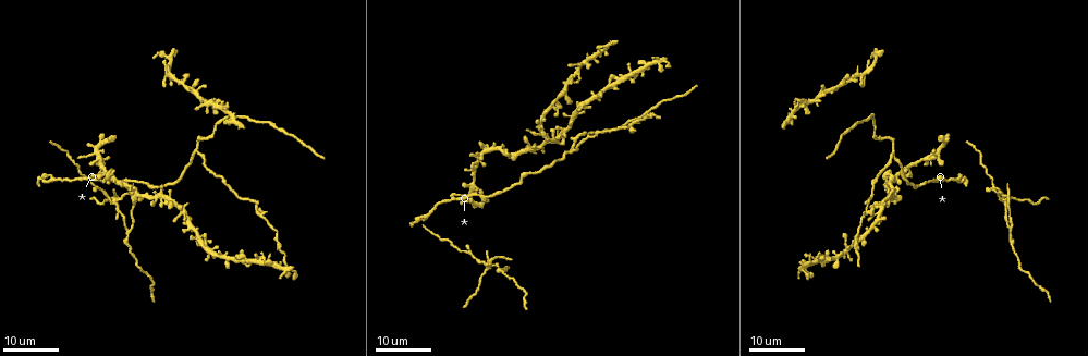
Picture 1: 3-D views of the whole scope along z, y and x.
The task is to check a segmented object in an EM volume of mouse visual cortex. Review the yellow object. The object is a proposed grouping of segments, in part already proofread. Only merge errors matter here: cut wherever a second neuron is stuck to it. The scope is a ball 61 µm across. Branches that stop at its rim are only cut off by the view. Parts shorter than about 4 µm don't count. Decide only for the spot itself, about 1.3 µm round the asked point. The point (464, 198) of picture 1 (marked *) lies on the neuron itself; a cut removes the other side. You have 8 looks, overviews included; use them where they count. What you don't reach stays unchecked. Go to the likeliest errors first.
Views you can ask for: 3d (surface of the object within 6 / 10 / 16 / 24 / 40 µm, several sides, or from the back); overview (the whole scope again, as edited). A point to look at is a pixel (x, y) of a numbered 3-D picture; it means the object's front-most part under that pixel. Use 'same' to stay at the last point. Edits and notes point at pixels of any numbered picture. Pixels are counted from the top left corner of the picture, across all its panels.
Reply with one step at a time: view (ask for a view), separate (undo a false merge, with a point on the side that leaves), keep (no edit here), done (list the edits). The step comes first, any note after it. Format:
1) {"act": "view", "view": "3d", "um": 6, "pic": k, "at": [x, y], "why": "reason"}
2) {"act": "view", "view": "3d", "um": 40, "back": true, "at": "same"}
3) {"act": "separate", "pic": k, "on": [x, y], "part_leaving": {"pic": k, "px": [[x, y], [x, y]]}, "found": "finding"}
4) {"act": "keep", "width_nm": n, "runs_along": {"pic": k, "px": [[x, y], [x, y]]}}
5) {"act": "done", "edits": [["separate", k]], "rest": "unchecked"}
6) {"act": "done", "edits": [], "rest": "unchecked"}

{"act": "view", "view": "3d", "um": 24, "pic": 1, "at": [114, 203], "why": "four or more arms meet"}

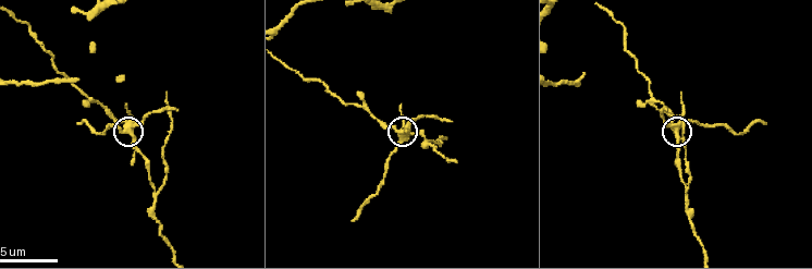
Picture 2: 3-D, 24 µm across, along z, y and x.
{"act": "view", "view": "3d", "um": 10, "pic": 2, "at": [131, 132]}

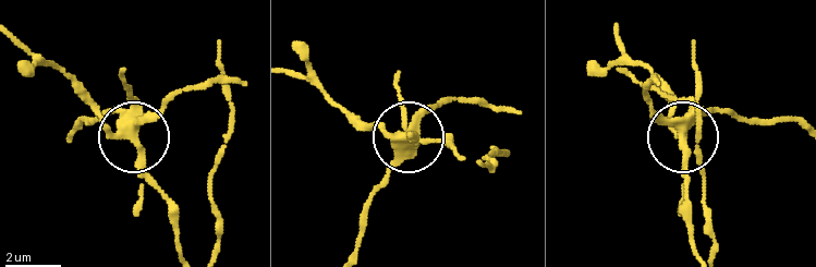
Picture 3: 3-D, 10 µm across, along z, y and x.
{"act": "separate", "pic": 3, "on": [151, 117], "arms": 4, "part_leaving": {"pic": 3, "px": [[686, 130], [713, 116], [796, 122]]}, "found": "two neurons meet here"}

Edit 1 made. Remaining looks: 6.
{"act": "view", "view": "3d", "um": 16, "pic": 2, "at": [685, 188], "why": "a fork"}

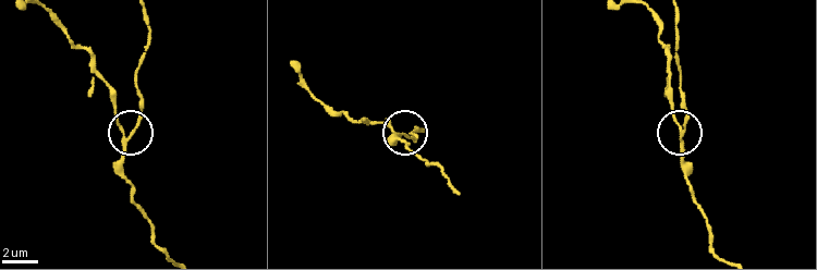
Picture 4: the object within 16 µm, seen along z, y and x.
{"act": "separate", "pic": 4, "on": [142, 110], "side_arm_um": 9, "part_leaving": {"pic": 4, "px": [[129, 134], [138, 118], [138, 69], [147, 38], [147, 16]]}, "found": "two neurons meet here"}

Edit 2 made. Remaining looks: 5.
{"act": "view", "view": "3d", "um": 16, "pic": 1, "at": [570, 152], "why": "arms part here"}

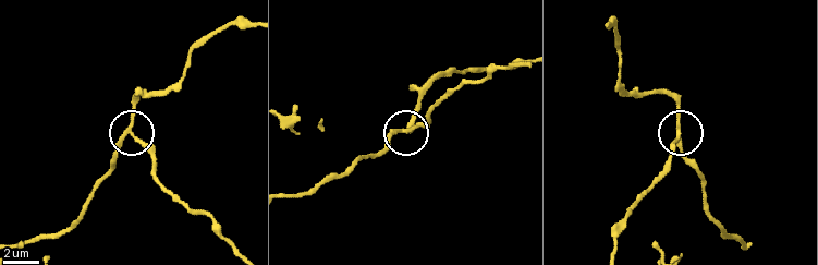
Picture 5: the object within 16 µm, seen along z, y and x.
{"act": "view", "view": "3d", "um": 6, "pic": 5, "at": [132, 132], "why": "zoom in"}

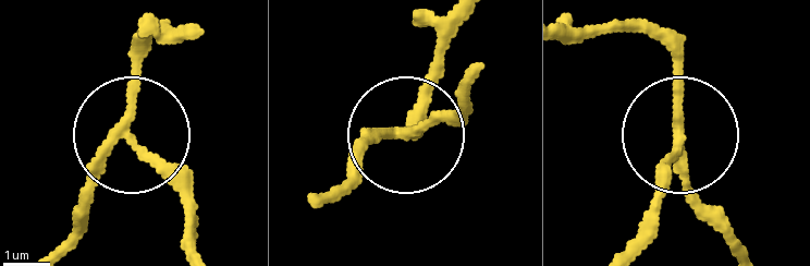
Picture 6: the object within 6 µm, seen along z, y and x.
{"act": "separate", "pic": 6, "on": [186, 177], "side_arm_um": 32, "arms": 3, "found": "two neurons meet here"}

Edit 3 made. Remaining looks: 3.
{"act": "done", "edits": [["separate", 3], ["separate", 4], ["separate", 6]], "rest": "unchecked"}

